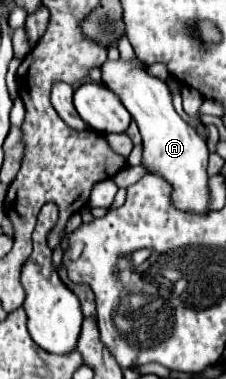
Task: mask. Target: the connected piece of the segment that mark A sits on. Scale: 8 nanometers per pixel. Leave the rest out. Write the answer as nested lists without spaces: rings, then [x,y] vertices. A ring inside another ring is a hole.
[[[139,60],[135,62],[105,62],[101,66],[103,72],[103,84],[111,88],[131,114],[131,118],[137,122],[139,132],[143,136],[143,158],[141,166],[147,170],[147,174],[155,174],[163,180],[169,180],[171,184],[171,204],[181,208],[183,212],[195,212],[195,214],[207,214],[209,212],[209,186],[207,186],[207,144],[197,134],[195,128],[191,128],[173,108],[169,88],[163,80],[153,78],[147,74],[143,64]]]

